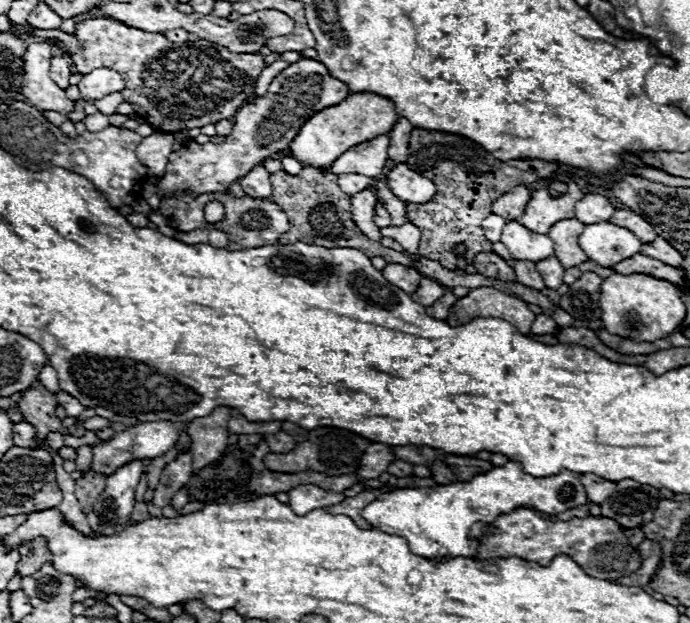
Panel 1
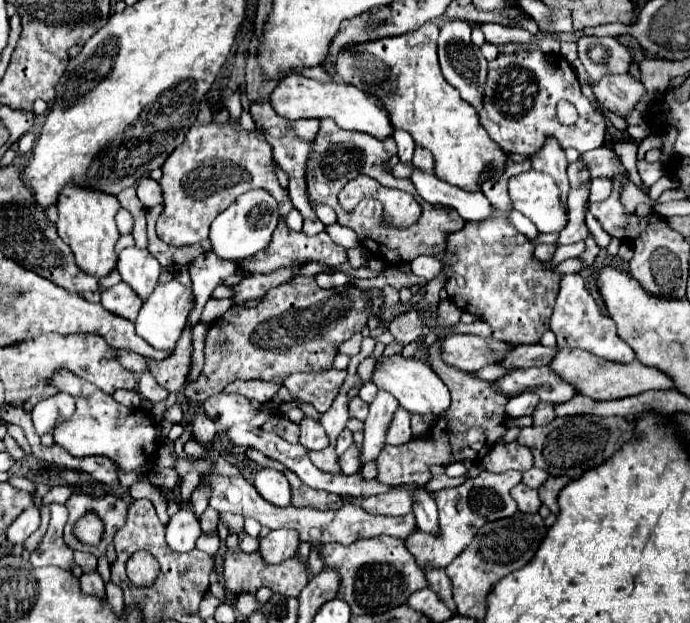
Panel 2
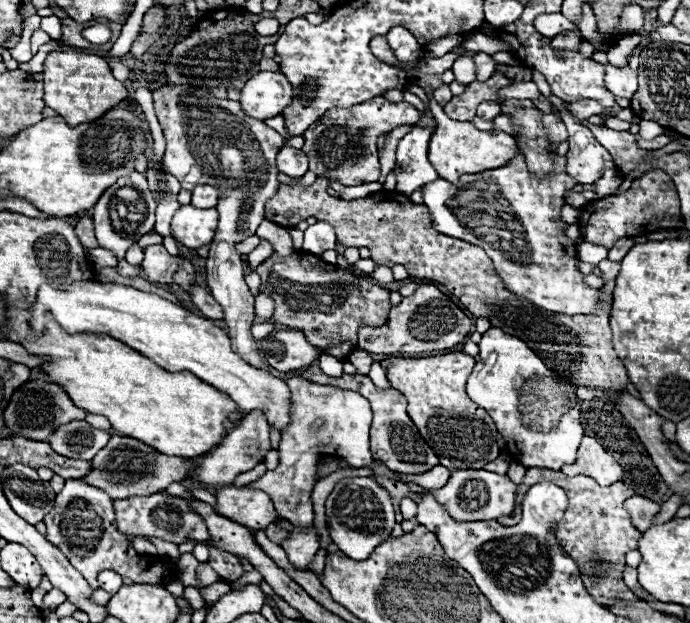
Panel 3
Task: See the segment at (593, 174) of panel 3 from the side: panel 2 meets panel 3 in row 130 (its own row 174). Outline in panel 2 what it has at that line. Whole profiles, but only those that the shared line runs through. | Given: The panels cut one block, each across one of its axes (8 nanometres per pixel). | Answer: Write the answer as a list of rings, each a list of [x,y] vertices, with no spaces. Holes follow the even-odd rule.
[[[578,158],[576,162],[572,162],[568,166],[568,178],[570,178],[570,186],[572,188],[580,188],[582,184],[586,184],[586,182],[592,180],[592,176],[590,176],[586,164],[582,162],[582,158]]]

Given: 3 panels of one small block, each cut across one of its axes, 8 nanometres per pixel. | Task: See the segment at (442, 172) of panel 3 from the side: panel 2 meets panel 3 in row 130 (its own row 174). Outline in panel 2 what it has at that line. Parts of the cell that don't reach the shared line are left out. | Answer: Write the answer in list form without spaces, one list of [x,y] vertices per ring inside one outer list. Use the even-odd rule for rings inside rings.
[[[426,22],[426,24],[420,26],[418,30],[408,32],[408,34],[402,34],[402,36],[380,38],[380,40],[374,40],[374,42],[368,42],[368,44],[352,46],[352,48],[344,50],[344,52],[338,56],[338,60],[336,60],[336,76],[342,78],[342,80],[348,82],[348,84],[358,86],[360,90],[366,90],[366,92],[370,92],[370,94],[376,94],[376,96],[382,100],[382,104],[386,106],[386,110],[390,112],[390,120],[392,120],[394,128],[406,130],[406,132],[414,138],[414,144],[416,144],[416,146],[420,146],[420,148],[428,148],[428,150],[432,152],[432,156],[434,156],[434,174],[436,174],[442,182],[452,184],[452,186],[456,186],[456,188],[462,188],[462,190],[466,190],[466,192],[482,192],[482,182],[484,182],[484,180],[496,178],[500,172],[504,172],[504,168],[506,168],[506,156],[504,156],[502,148],[498,148],[498,144],[494,144],[494,140],[490,140],[488,132],[484,132],[484,128],[482,128],[482,124],[480,124],[480,120],[478,120],[478,114],[474,112],[474,106],[466,104],[466,100],[462,100],[462,98],[458,96],[458,90],[456,90],[454,86],[446,84],[446,80],[444,80],[444,76],[440,74],[440,68],[438,68],[436,40],[438,40],[438,26],[436,26],[434,22]]]

